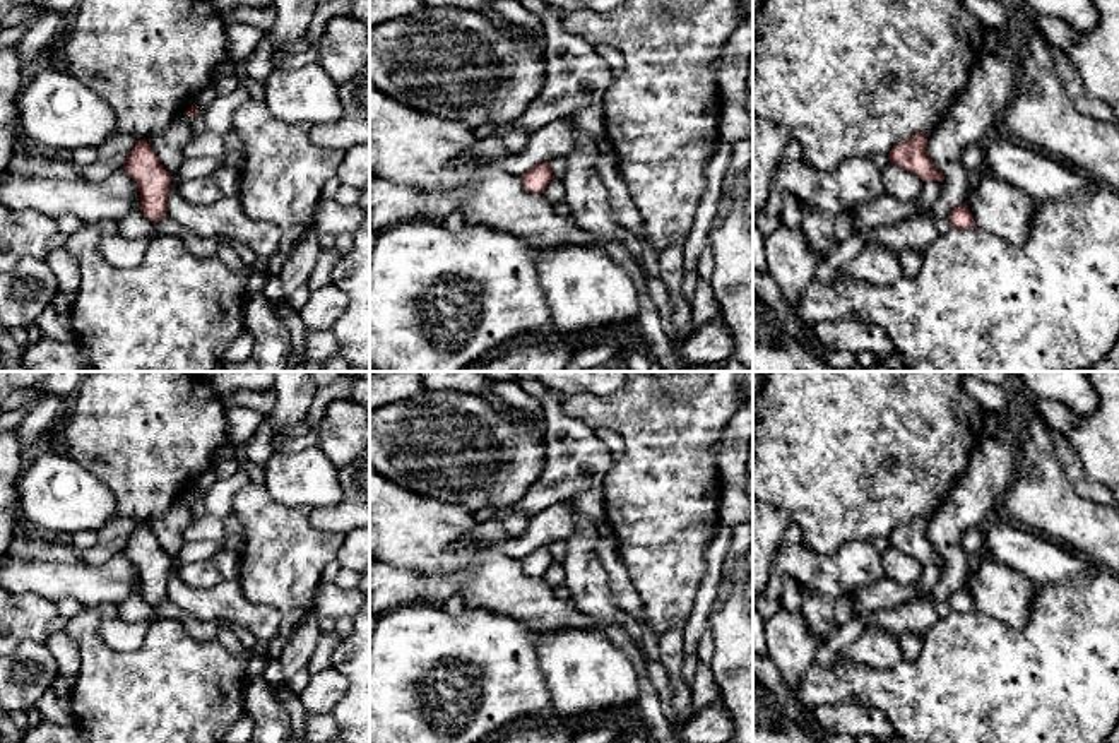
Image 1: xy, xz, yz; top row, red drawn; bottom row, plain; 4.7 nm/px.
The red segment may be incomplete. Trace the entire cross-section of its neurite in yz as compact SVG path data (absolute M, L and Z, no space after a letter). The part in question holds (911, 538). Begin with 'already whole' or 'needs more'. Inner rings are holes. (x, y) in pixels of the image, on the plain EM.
already whole; M917 517L898 526L888 538L890 546L917 558L922 565L944 565L927 536L927 519Z

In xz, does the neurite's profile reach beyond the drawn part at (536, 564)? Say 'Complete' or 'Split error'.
Complete

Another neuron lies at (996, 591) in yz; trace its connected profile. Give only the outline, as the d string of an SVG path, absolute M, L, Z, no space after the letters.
M987 558L974 574L967 575L965 587L977 613L992 616L1013 628L1027 625L1035 585L1009 567Z

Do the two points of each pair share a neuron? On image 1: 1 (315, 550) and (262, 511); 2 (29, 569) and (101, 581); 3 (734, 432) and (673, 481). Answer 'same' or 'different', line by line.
1: same
2: same
3: different

